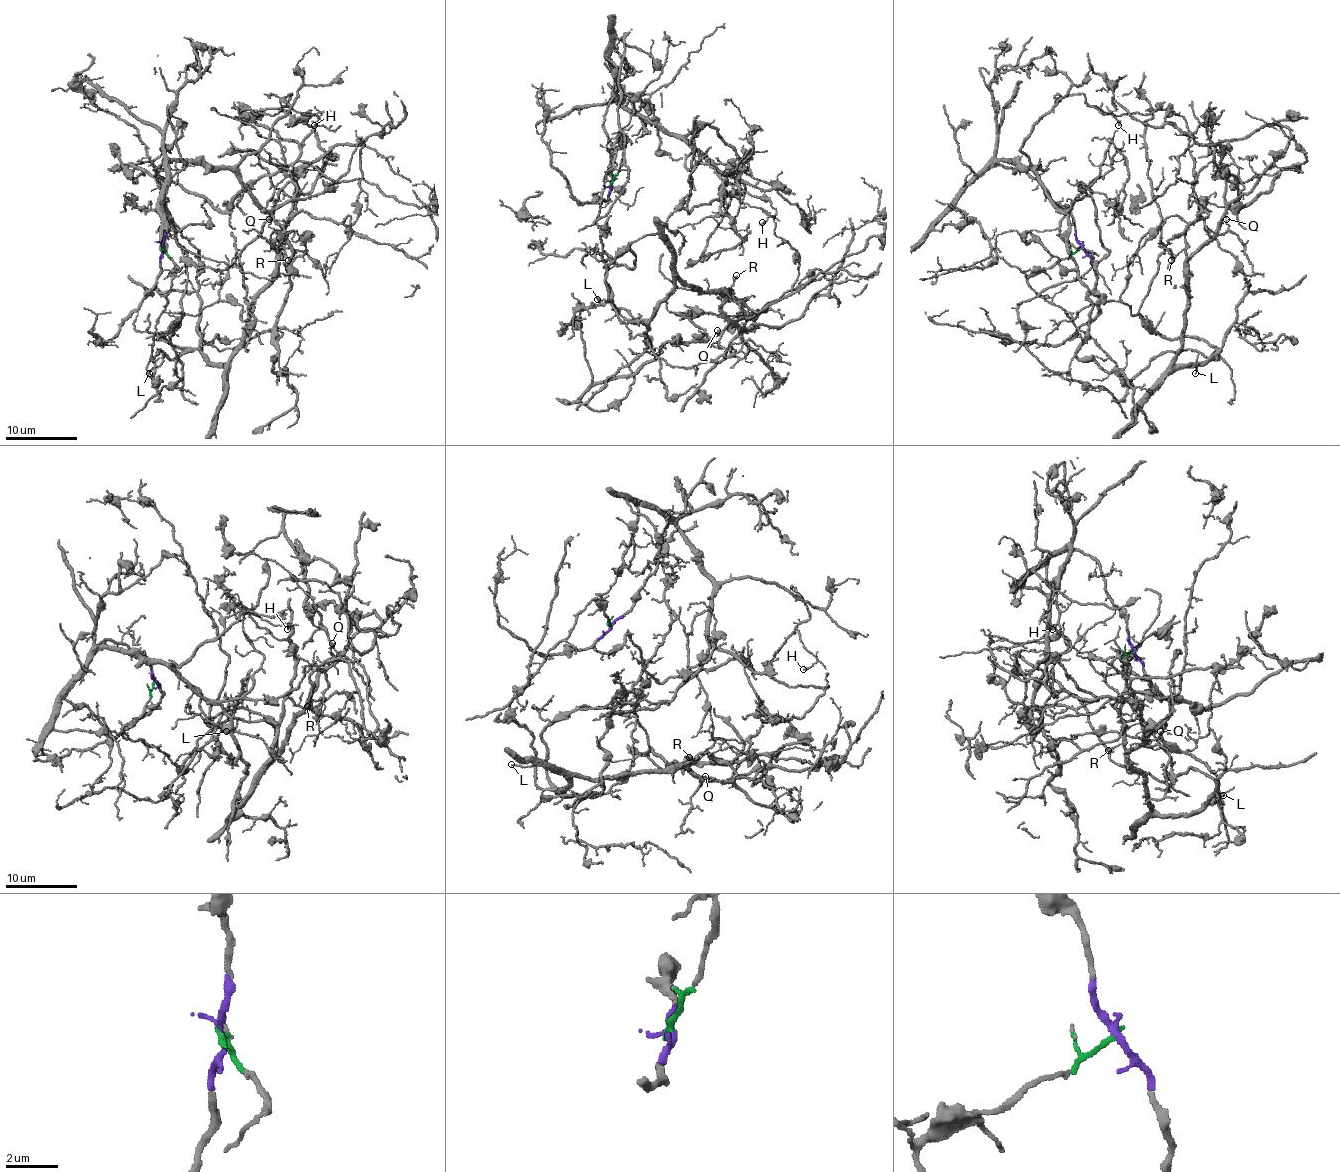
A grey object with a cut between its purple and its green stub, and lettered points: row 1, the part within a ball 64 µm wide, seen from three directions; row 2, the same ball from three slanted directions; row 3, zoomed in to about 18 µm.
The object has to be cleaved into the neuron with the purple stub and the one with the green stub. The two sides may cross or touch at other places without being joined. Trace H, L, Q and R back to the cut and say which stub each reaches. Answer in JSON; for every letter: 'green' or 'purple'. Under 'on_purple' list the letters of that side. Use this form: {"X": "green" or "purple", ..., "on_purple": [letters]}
{"H": "purple", "L": "green", "Q": "green", "R": "green", "on_purple": ["H"]}

